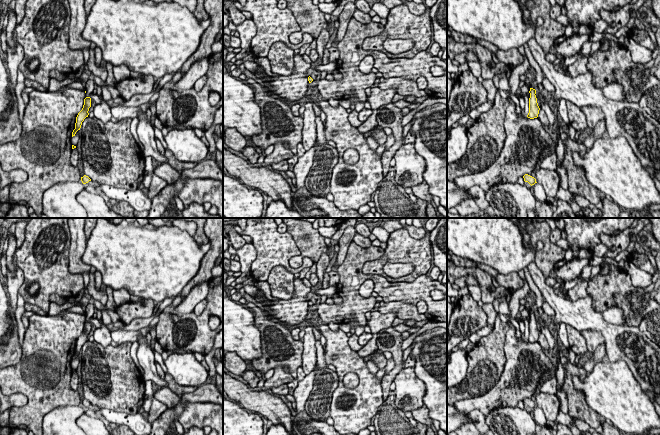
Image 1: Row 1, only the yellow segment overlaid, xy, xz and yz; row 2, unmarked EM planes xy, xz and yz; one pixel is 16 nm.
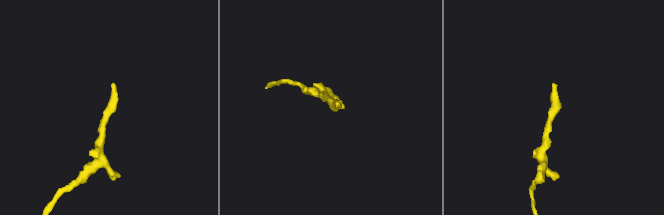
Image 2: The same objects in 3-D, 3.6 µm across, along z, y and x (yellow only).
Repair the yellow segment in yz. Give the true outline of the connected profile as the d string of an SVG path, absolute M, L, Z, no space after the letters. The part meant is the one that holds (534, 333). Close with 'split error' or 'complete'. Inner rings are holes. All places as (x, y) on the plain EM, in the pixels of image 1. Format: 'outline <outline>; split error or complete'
outline M524 268L524 275L525 275L525 279L530 287L531 293L533 293L535 295L535 303L533 304L532 308L531 308L531 312L530 312L530 322L529 322L529 337L527 339L528 342L530 343L534 343L538 341L539 338L539 330L537 327L537 322L536 322L536 314L539 308L542 307L543 303L545 302L544 297L542 296L540 290L538 289L538 287L535 285L529 271L528 268Z; split error

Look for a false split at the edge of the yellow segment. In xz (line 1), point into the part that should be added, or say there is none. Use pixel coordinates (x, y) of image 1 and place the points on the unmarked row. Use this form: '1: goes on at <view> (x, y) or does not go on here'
1: does not go on here

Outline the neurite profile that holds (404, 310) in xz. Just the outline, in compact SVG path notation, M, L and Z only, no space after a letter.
M406 301L386 302L384 306L378 307L378 312L382 314L396 313L397 318L406 320L414 319L416 321L428 320L425 314L419 313L417 306Z

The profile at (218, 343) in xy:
M223 329L220 330L215 337L215 341L214 341L214 346L212 348L212 350L205 355L205 361L209 366L209 371L208 371L208 376L209 377L213 377L214 375L216 375L216 367L213 361L213 357L215 356L215 352L218 349L221 349L223 347Z

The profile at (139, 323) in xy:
M176 297L171 298L165 298L161 303L157 306L157 311L153 313L153 315L149 318L137 318L132 320L128 325L125 325L123 330L126 331L138 331L139 329L145 328L150 325L150 322L157 316L160 315L160 313L169 305L171 305L172 301Z

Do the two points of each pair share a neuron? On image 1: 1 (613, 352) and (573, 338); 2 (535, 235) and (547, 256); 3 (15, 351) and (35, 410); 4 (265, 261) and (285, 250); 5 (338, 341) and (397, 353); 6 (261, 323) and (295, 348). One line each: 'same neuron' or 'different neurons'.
1: different neurons
2: same neuron
3: different neurons
4: same neuron
5: different neurons
6: same neuron

